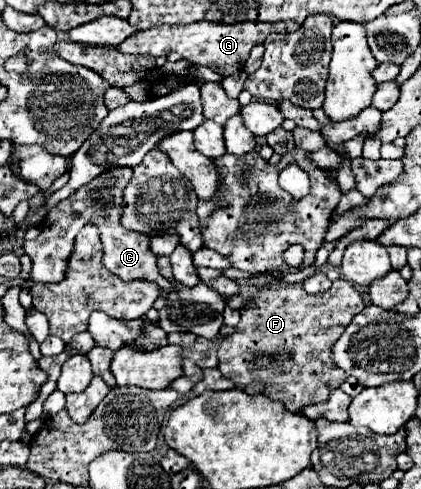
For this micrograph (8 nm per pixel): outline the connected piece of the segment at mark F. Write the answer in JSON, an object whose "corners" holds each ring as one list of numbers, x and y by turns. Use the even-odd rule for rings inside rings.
{"corners":[[345,279,333,281,331,289,319,295,305,293,299,283,281,285,279,291,259,291,247,301,235,333,223,339,219,345,219,371,239,387,261,379,265,383,263,395,271,401,283,403,291,413,299,413,303,407,313,403,323,403,327,401,329,393,341,387,341,383,347,379,347,375,335,367,331,349,351,319,363,309,365,301,361,293],[281,349,293,353,291,367,287,367,287,371,279,371,279,367,275,369,271,363,267,363,263,369,257,367,257,363,249,363,249,355,253,351,275,353]]}

